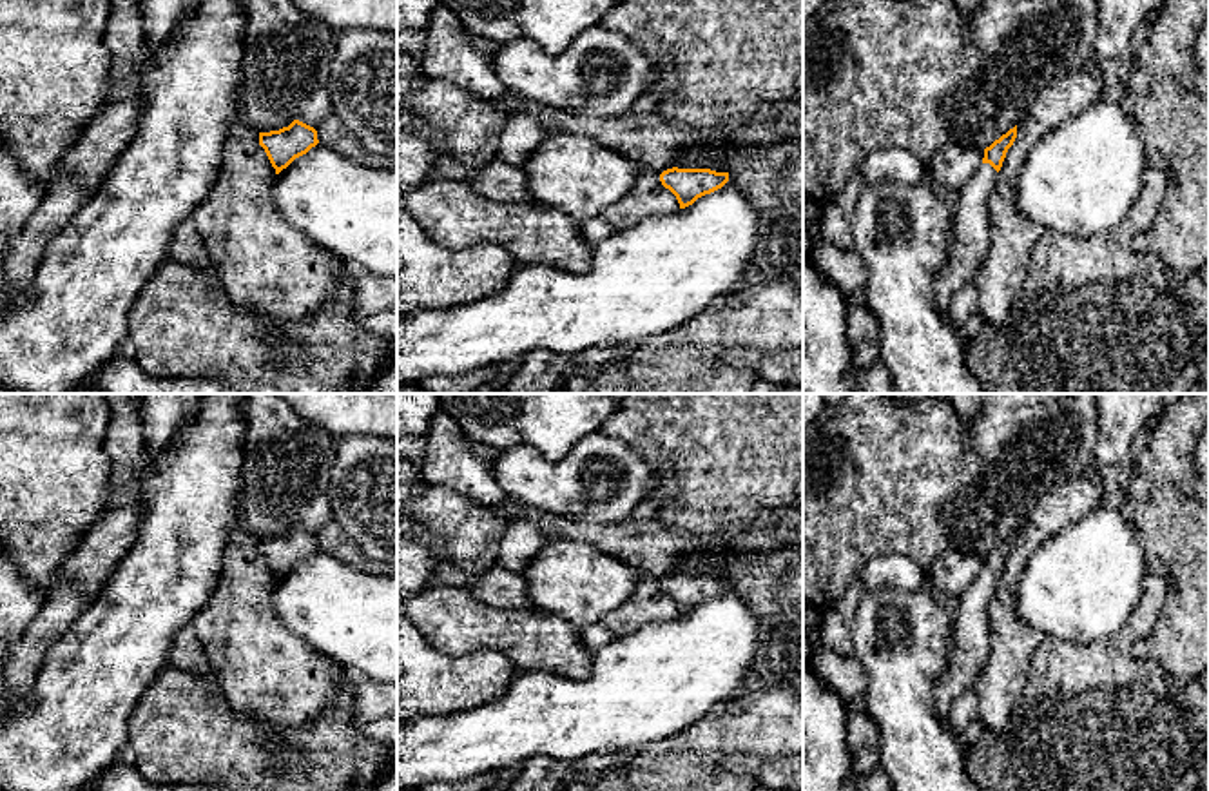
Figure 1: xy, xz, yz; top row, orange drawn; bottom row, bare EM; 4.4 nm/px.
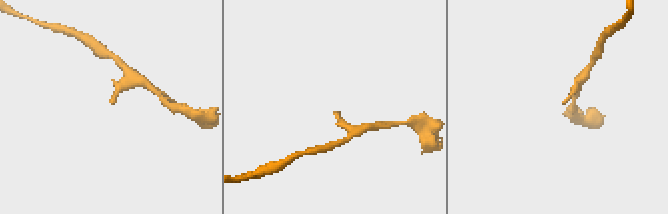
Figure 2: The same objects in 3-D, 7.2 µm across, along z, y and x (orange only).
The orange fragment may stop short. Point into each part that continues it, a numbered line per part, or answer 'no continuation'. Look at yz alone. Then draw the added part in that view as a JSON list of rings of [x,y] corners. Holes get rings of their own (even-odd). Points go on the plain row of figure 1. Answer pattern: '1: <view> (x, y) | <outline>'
1: yz (970, 644) | [[[982,570],[970,588],[957,597],[957,615],[953,617],[953,639],[946,673],[933,689],[933,709],[941,722],[952,706],[966,698],[977,675],[982,671],[990,651],[988,608],[995,599],[997,577]]]

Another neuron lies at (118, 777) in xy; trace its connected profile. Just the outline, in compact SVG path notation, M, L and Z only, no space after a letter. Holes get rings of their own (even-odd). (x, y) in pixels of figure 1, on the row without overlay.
M114 760L89 784L89 791L223 791L214 786L156 784L147 780L136 766Z

